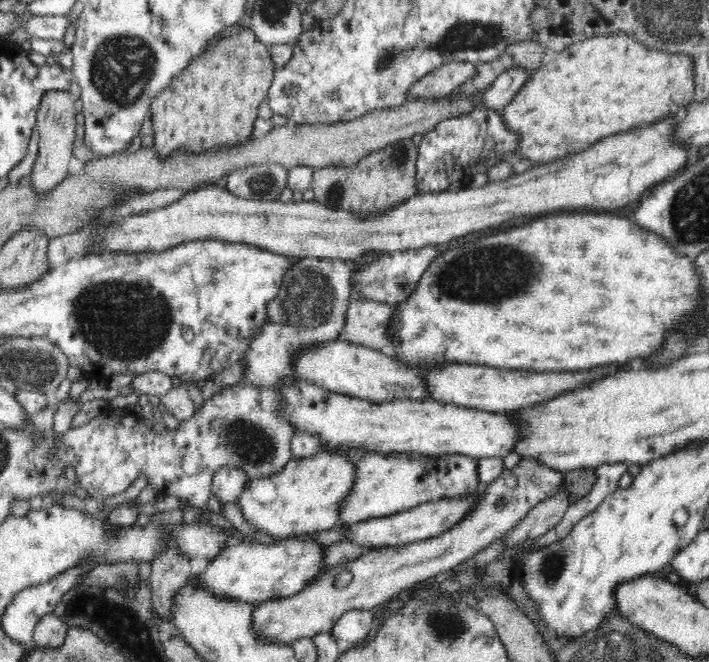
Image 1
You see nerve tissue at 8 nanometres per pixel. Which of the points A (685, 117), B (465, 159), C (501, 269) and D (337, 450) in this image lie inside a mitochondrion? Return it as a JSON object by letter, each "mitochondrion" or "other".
{"A":"other","B":"other","C":"mitochondrion","D":"other"}

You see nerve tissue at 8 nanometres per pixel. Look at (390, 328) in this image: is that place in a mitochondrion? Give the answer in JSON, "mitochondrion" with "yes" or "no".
{"mitochondrion":"no"}

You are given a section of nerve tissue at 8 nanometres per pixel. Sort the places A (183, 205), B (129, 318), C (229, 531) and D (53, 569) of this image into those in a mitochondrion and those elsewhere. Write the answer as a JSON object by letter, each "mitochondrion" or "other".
{"A":"other","B":"mitochondrion","C":"other","D":"other"}

